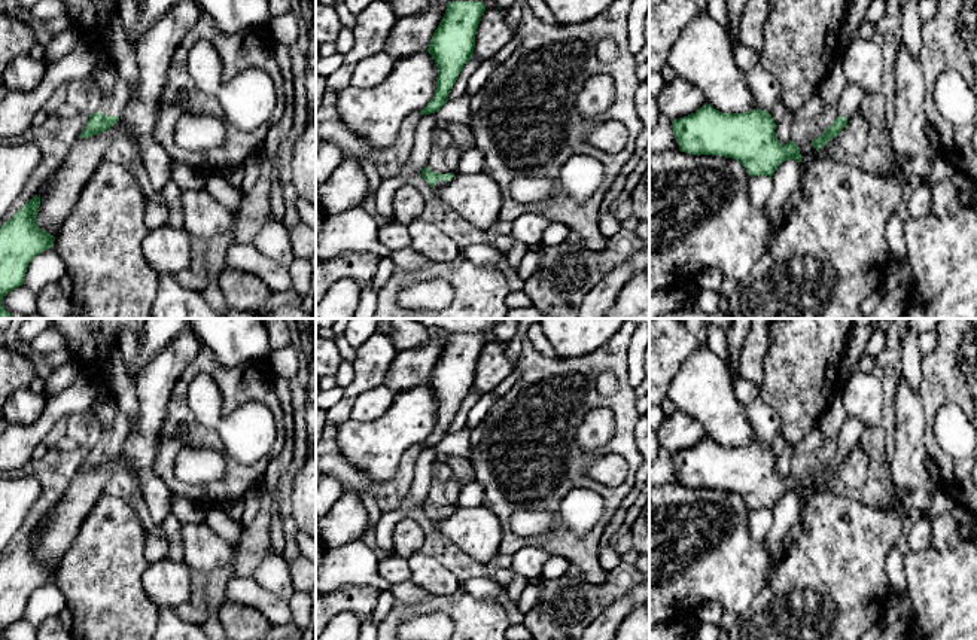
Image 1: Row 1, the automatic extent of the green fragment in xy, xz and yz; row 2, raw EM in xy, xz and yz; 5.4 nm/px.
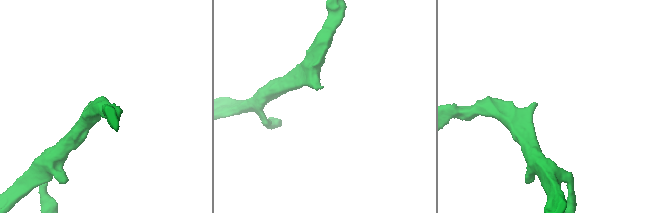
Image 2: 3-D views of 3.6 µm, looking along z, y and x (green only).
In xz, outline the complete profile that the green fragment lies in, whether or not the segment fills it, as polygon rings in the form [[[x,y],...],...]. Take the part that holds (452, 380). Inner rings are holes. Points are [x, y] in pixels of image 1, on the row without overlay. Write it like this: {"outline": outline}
{"outline": [[[448,335],[427,381],[438,400],[435,429],[420,448],[435,447],[448,435],[450,423],[472,391],[477,362],[484,345],[483,335]]]}

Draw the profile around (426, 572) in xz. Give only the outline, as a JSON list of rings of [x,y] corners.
[[[419,551],[408,558],[411,582],[432,595],[448,597],[460,588],[460,580],[435,557]]]

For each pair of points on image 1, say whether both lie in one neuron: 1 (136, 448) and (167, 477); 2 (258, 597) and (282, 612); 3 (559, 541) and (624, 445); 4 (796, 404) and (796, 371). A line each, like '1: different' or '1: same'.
1: different
2: same
3: same
4: same

